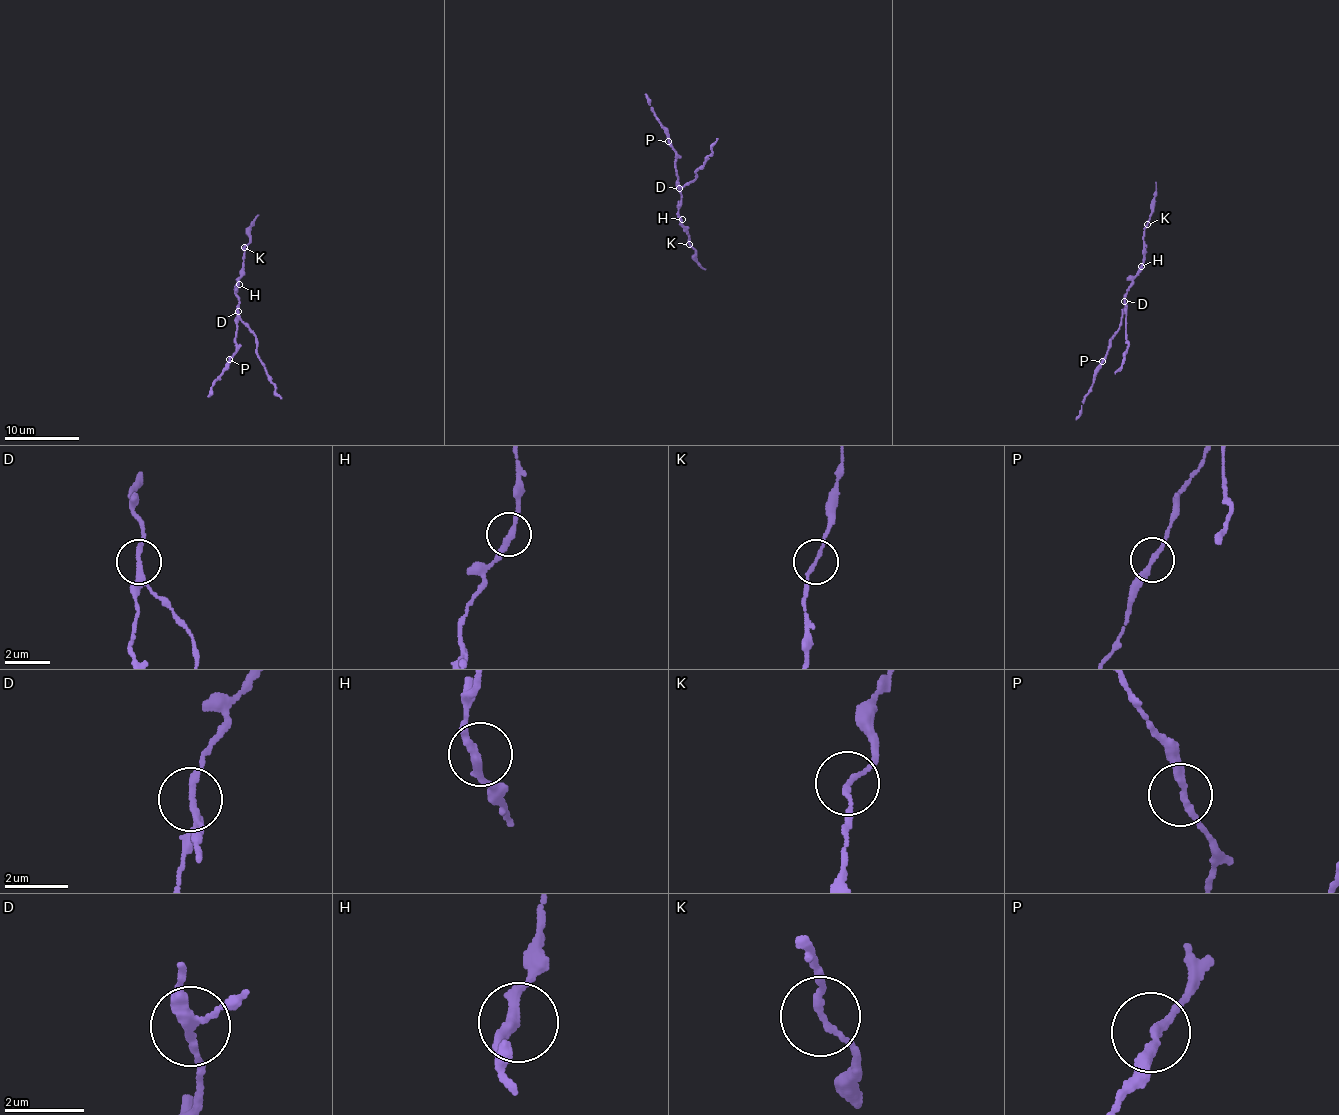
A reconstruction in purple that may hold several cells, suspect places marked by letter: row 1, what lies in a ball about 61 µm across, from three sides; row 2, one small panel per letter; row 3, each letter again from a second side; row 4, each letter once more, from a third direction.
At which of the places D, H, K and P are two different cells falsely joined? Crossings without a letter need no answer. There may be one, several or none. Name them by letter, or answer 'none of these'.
D, K

